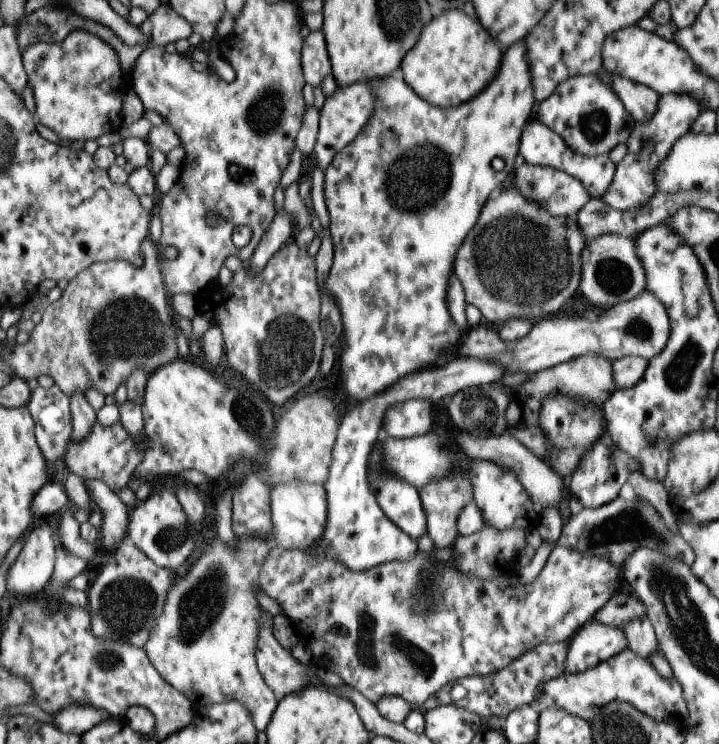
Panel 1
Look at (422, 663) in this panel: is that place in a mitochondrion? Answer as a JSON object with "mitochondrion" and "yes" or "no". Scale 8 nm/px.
{"mitochondrion":"yes"}

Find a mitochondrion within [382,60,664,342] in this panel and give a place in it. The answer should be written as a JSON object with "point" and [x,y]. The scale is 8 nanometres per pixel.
{"point":[519,260]}

